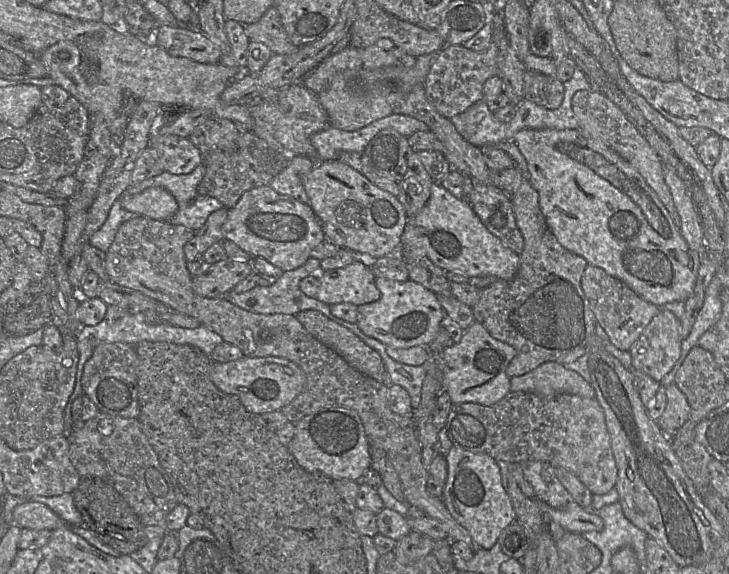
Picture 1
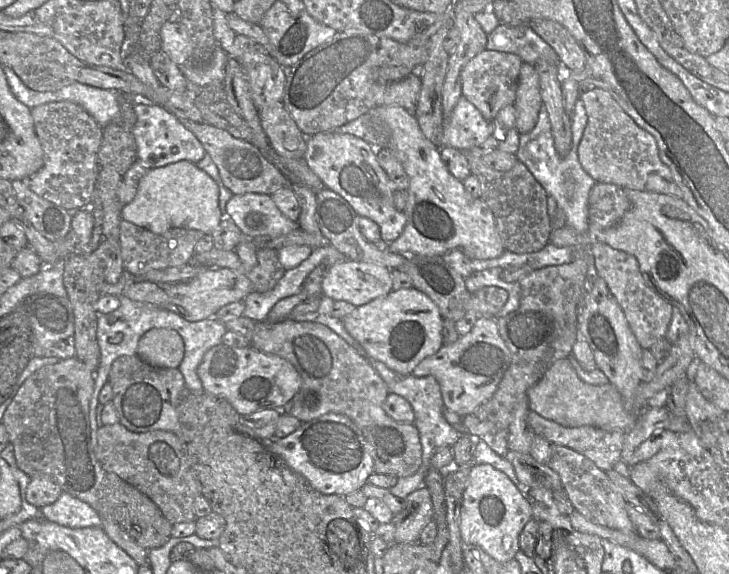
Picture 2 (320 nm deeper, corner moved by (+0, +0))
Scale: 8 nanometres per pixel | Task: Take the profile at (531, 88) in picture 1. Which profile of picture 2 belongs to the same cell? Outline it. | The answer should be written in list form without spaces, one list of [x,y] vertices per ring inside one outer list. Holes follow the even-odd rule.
[[[600,88],[583,90],[579,100],[585,107],[587,124],[577,153],[579,163],[586,173],[597,183],[683,198],[683,193],[670,169],[659,158],[655,138],[641,129],[609,92]]]

